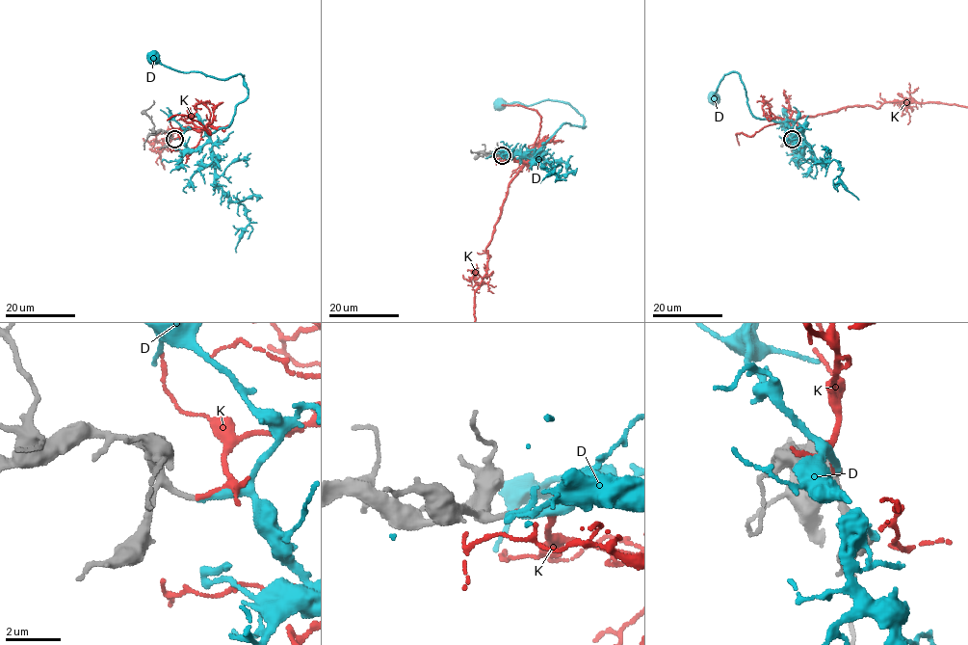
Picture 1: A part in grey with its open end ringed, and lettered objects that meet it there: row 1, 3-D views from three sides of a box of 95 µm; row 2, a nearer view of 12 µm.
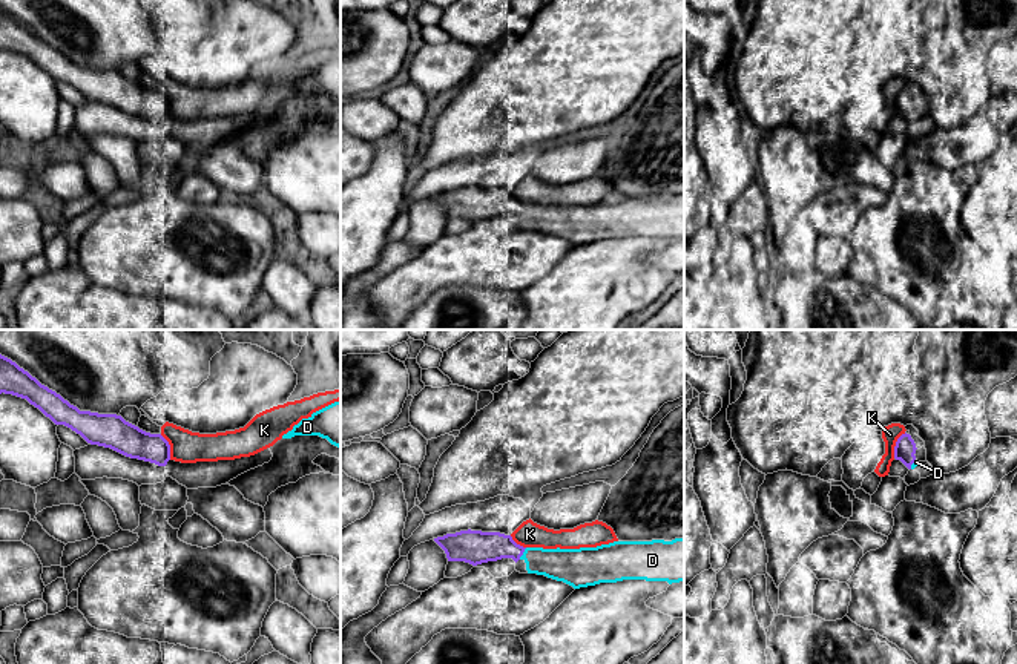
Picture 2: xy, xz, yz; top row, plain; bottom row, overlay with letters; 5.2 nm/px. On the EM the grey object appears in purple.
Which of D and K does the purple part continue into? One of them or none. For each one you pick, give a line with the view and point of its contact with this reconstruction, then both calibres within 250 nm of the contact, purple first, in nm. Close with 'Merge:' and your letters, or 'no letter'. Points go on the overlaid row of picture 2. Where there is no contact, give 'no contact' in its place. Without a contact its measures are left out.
D: meets purple in xz at (522, 554); 170 nm thick on the purple side, 180 nm on the other
Merge: D

